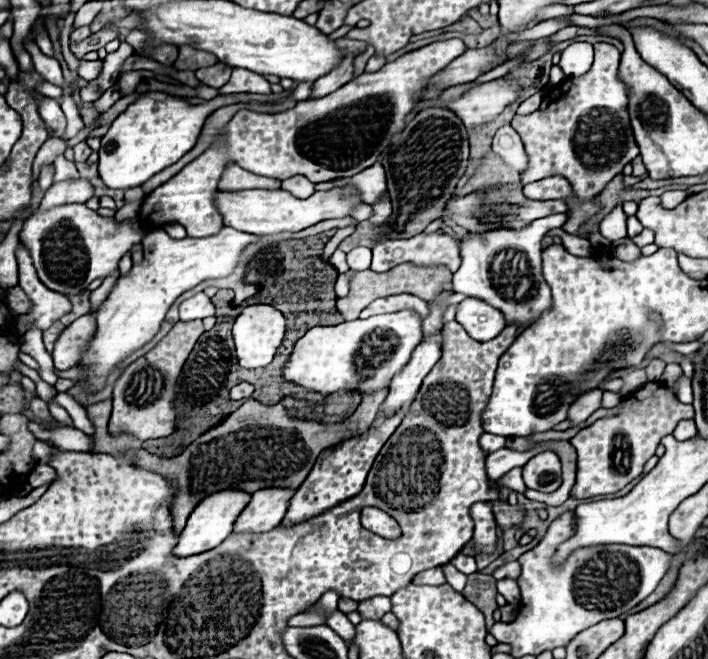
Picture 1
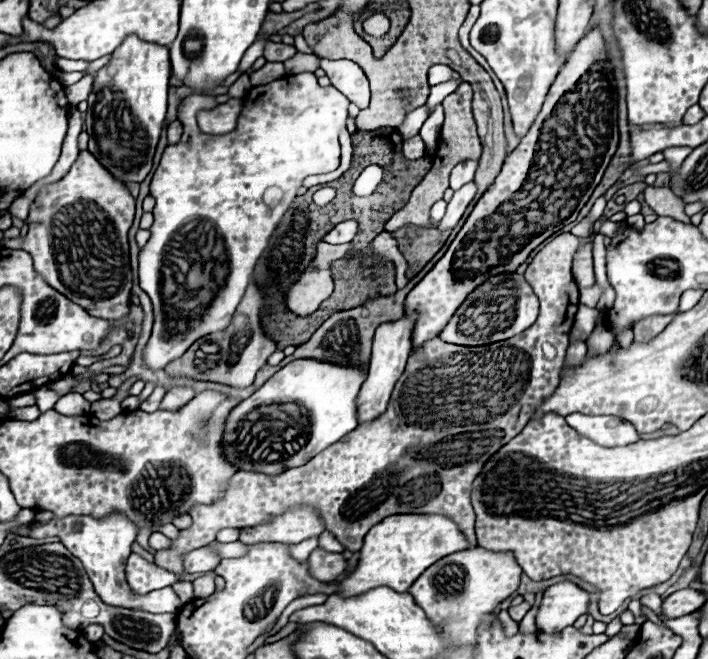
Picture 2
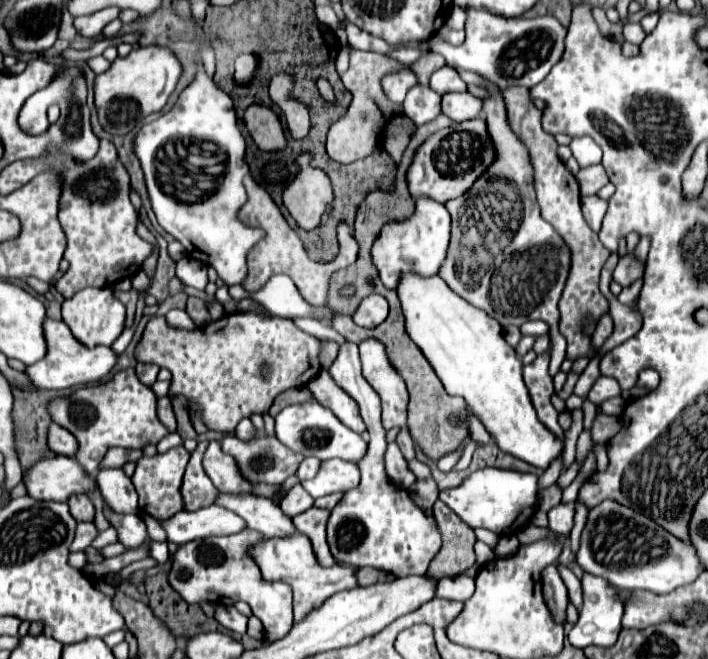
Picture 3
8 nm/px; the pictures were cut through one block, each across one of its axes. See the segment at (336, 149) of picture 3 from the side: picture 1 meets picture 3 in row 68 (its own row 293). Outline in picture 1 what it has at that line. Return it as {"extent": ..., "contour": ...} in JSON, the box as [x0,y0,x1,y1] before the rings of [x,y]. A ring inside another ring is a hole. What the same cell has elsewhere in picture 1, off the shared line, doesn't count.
{"extent":[338,264,452,320],"contour":[[[398,264],[396,268],[392,268],[392,270],[388,270],[388,272],[364,270],[364,272],[358,272],[358,274],[352,278],[352,286],[350,286],[348,296],[338,298],[338,310],[344,314],[346,320],[356,320],[358,314],[360,314],[370,302],[374,302],[376,298],[384,298],[384,296],[408,292],[408,294],[420,296],[422,300],[432,300],[432,298],[440,292],[444,280],[450,280],[450,278],[452,278],[452,272],[450,272],[450,270],[442,270],[442,266]]]}

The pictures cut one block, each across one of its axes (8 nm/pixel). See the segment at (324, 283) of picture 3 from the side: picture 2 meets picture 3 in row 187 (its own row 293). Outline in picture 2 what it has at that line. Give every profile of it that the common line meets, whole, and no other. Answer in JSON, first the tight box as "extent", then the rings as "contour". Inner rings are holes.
{"extent":[166,284,276,388],"contour":[[[250,284],[232,318],[232,324],[222,334],[212,334],[204,336],[204,340],[196,340],[180,360],[168,364],[166,374],[170,378],[184,376],[200,382],[218,382],[232,388],[248,388],[254,382],[256,372],[266,364],[268,356],[276,350],[276,344],[272,344],[260,328],[260,308],[262,292],[256,288],[256,284]]]}

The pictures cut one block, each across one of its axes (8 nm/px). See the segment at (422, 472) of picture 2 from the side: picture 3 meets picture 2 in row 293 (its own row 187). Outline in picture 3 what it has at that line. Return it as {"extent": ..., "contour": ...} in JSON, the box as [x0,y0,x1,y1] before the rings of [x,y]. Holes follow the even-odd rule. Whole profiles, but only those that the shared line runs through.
{"extent":[502,88,610,360],"contour":[[[512,88],[512,90],[502,92],[502,96],[506,102],[510,128],[514,130],[514,134],[520,138],[520,142],[526,146],[530,154],[530,162],[534,168],[534,188],[536,188],[540,210],[542,210],[542,218],[548,220],[560,232],[560,236],[566,240],[566,244],[572,250],[570,276],[568,276],[564,294],[560,298],[560,334],[568,340],[566,358],[576,360],[580,356],[594,356],[590,348],[590,338],[582,334],[582,318],[586,314],[592,314],[598,320],[608,310],[608,302],[598,288],[598,280],[600,280],[600,270],[610,256],[610,250],[602,246],[598,234],[588,226],[586,218],[582,216],[578,182],[558,158],[556,154],[558,144],[554,136],[542,130],[542,110],[538,110],[532,104],[528,96],[528,88]]]}

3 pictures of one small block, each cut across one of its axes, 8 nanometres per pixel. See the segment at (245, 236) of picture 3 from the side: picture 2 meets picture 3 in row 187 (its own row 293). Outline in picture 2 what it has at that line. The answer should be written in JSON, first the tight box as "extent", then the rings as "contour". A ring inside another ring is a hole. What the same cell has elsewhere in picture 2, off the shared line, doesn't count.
{"extent":[138,72,348,370],"contour":[[[302,72],[250,88],[244,96],[236,130],[216,138],[196,132],[194,136],[184,136],[176,148],[164,150],[150,184],[150,194],[156,198],[154,224],[150,228],[152,236],[138,256],[140,288],[150,296],[154,306],[152,336],[144,346],[144,364],[150,370],[164,370],[198,338],[228,328],[232,314],[250,284],[254,264],[264,252],[280,218],[296,198],[302,180],[338,168],[338,136],[340,130],[346,128],[346,120],[348,98],[334,86],[320,86],[312,72]]]}

